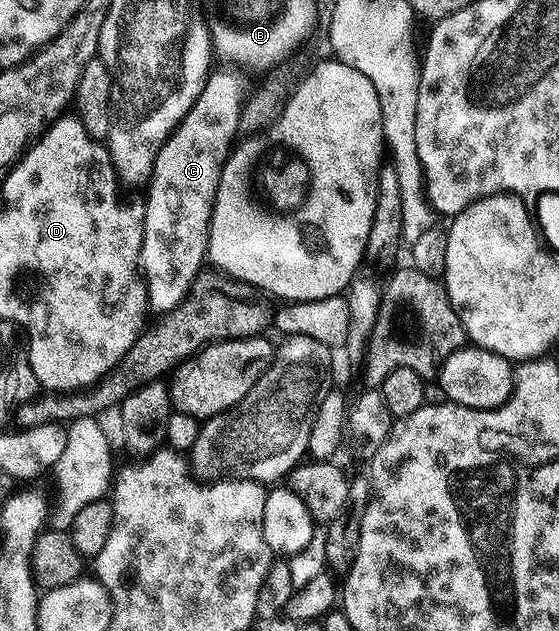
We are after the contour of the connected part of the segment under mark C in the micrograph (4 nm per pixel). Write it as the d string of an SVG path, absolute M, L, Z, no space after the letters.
M232 70L224 71L228 72L213 71L209 75L202 86L202 94L198 94L186 118L182 118L182 122L168 136L168 141L156 155L152 178L146 186L148 201L142 204L144 237L140 266L144 284L148 287L148 306L156 314L163 314L177 308L186 298L190 286L196 281L196 276L206 264L212 207L216 201L220 169L227 162L229 152L237 143L239 114L246 99L244 84L235 76L237 73Z

